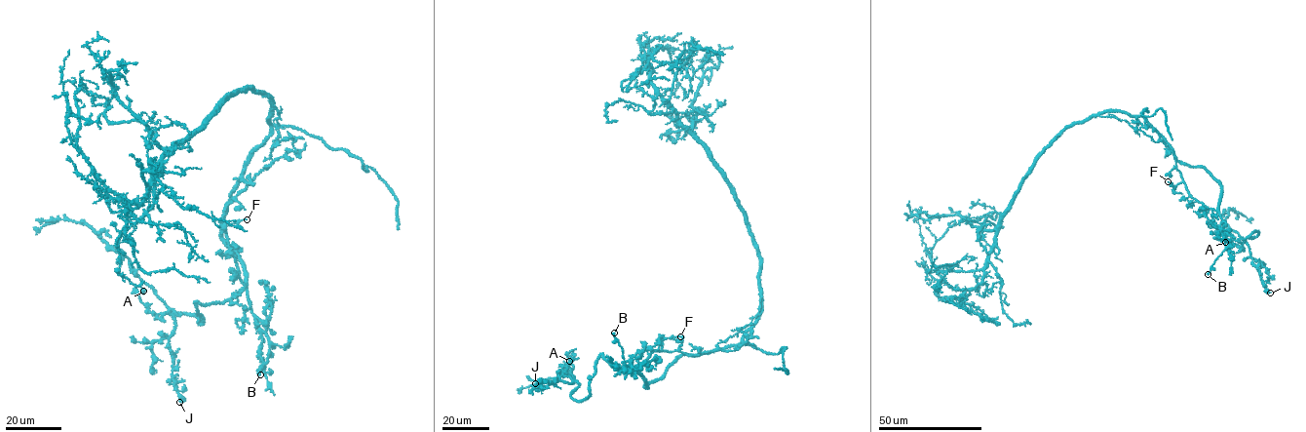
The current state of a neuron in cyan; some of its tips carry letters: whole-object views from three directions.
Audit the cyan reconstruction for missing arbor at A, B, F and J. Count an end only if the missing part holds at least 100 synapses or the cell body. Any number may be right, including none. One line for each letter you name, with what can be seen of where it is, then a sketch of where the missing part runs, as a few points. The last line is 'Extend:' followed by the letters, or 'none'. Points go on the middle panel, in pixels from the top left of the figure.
Extend: none

